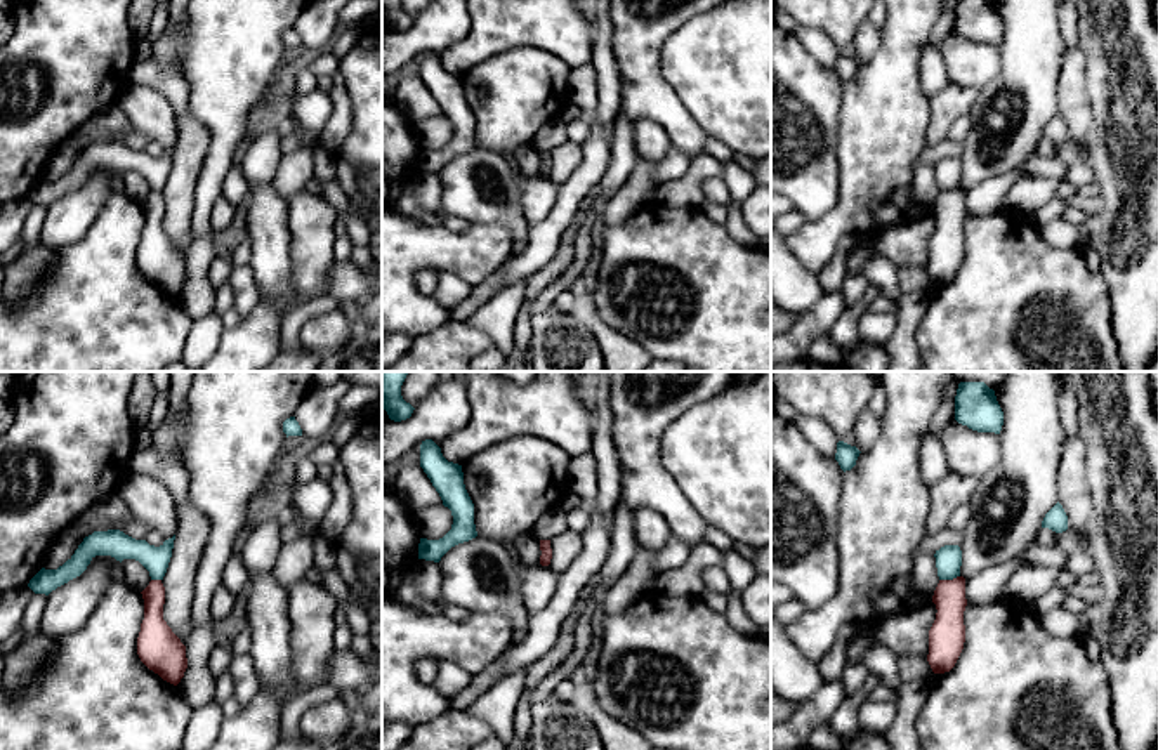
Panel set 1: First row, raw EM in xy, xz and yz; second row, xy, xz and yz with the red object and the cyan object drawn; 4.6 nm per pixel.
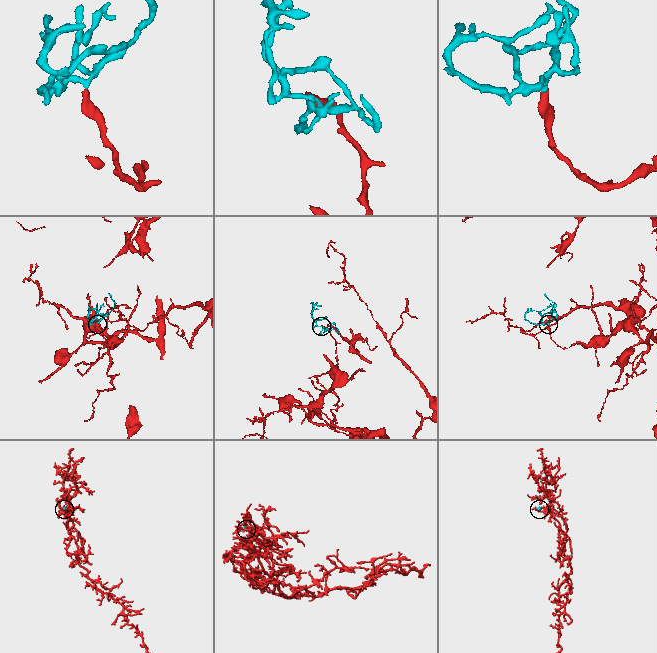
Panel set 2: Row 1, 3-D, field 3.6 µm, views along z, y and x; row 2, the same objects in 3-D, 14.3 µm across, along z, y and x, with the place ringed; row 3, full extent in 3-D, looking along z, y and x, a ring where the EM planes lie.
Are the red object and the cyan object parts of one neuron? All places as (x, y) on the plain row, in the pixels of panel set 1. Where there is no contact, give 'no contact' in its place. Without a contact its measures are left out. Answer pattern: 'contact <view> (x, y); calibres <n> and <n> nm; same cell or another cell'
contact yz (948, 191); calibres 160 and 130 nm; another cell

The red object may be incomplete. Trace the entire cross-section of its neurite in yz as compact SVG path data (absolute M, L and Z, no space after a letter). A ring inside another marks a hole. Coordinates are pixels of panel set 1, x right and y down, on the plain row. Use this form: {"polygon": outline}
{"polygon": "M965 189L939 191L932 214L938 224L929 241L927 273L934 285L944 285L955 278L965 253Z"}

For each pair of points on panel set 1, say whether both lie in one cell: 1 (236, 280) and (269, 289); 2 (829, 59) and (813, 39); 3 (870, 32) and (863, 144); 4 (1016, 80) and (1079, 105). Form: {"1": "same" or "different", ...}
{"1": "different", "2": "same", "3": "different", "4": "different"}

